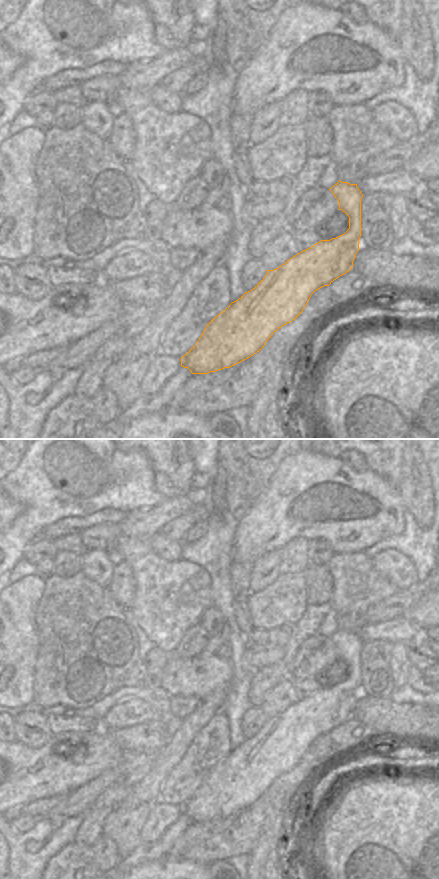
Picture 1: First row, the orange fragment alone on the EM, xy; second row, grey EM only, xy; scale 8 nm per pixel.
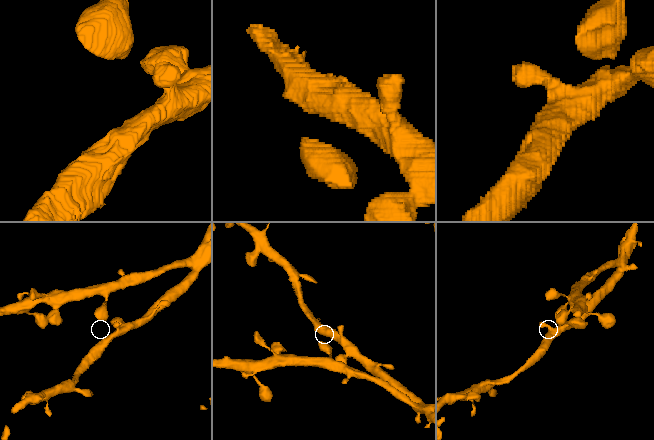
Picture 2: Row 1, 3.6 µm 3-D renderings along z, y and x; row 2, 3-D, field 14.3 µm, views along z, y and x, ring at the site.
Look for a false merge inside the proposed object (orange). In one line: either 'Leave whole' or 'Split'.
Leave whole.

